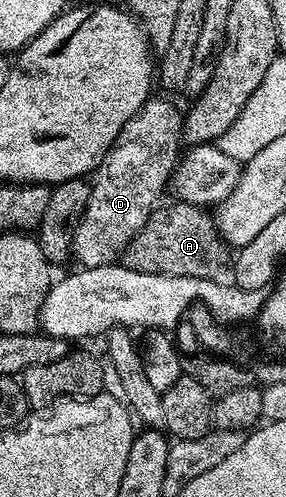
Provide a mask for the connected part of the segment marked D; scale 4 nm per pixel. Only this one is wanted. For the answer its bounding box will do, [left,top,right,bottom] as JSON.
[72,94,185,268]

